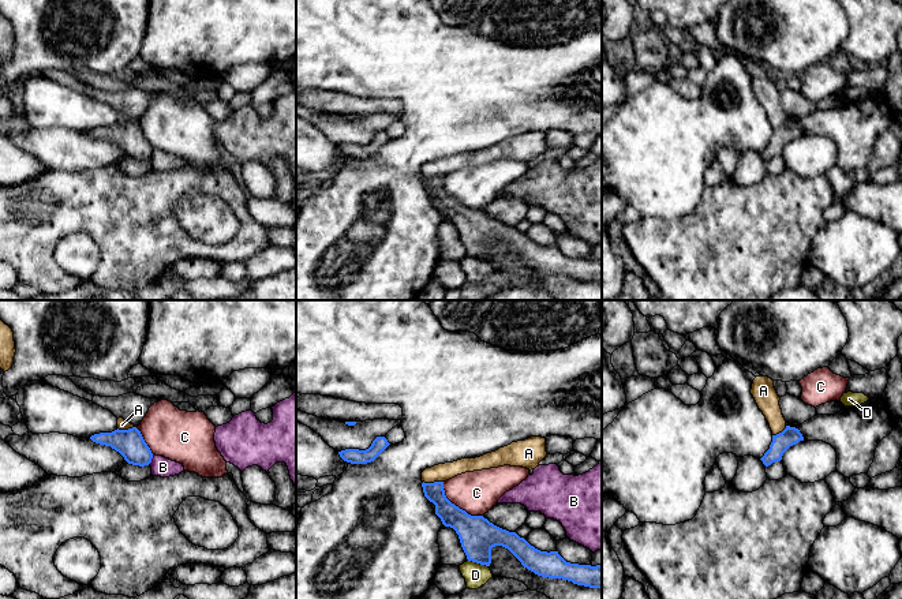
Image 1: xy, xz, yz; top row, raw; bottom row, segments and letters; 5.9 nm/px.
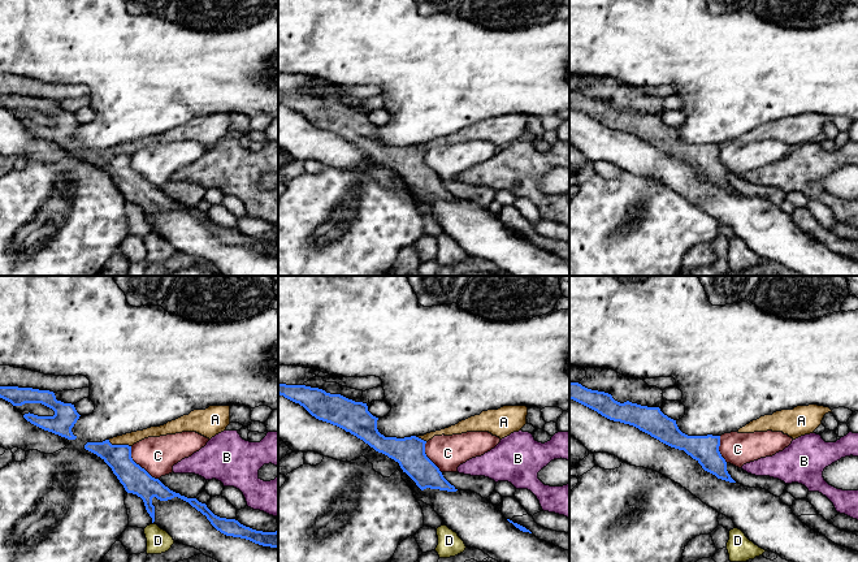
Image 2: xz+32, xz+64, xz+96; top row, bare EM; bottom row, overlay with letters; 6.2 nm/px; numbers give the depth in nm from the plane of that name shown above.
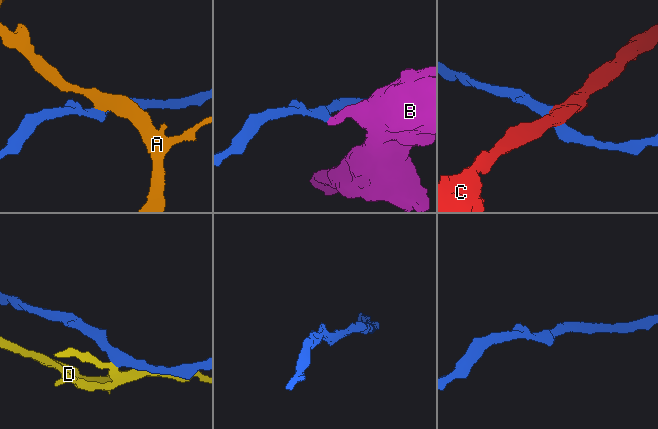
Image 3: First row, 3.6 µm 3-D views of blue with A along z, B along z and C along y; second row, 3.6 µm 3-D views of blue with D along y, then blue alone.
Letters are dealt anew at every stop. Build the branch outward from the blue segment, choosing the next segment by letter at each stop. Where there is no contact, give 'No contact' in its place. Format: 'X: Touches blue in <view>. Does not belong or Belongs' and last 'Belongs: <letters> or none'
A: Touches blue in xy. Does not belong
B: Touches blue in xy. Does not belong
C: Touches blue in xz. Does not belong
D: Touches blue in xz. Does not belong
Belongs: none

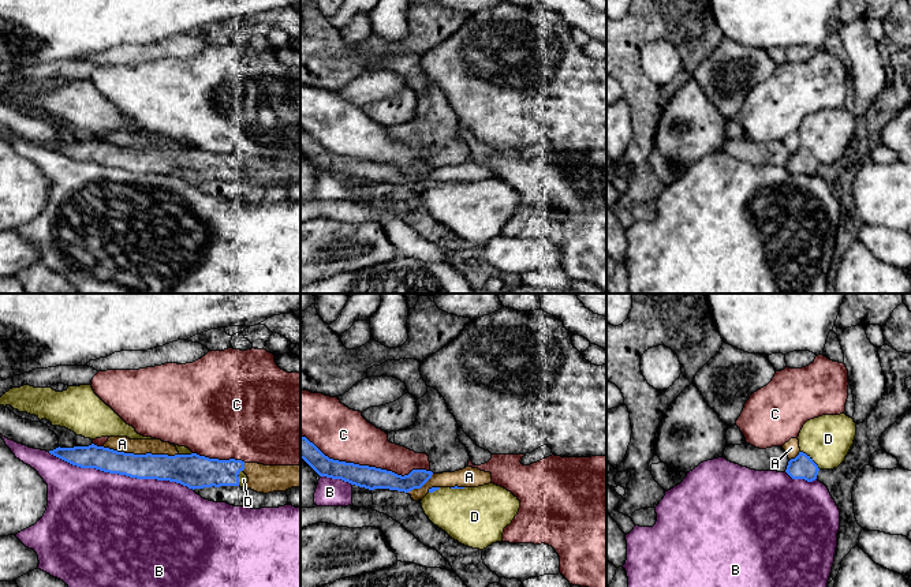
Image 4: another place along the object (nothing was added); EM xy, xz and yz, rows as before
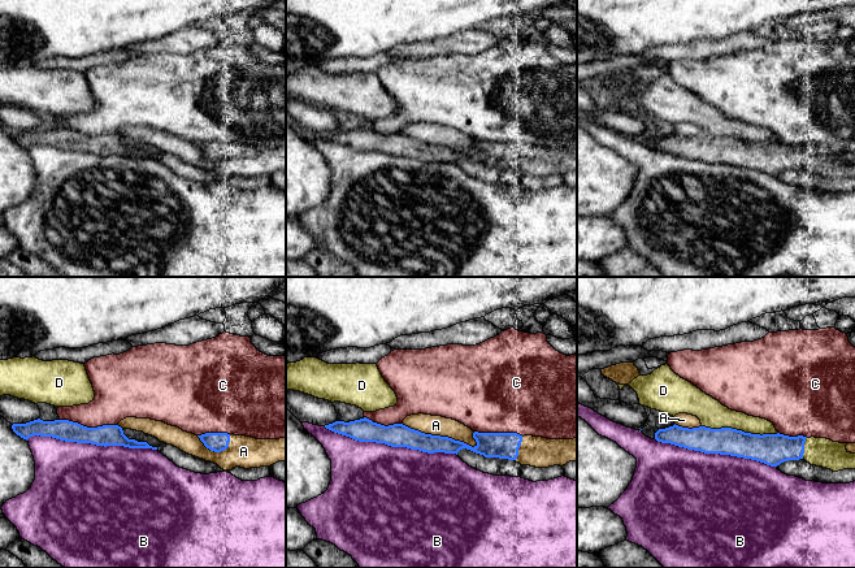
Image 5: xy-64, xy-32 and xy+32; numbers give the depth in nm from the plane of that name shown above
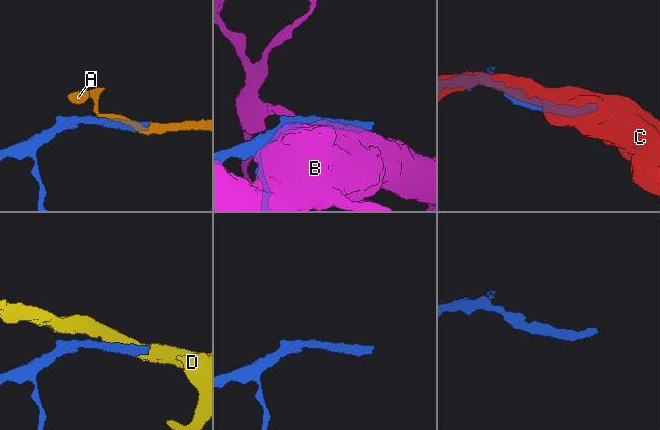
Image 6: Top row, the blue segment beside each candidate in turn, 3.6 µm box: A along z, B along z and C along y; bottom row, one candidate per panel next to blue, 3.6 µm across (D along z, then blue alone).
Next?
A: Touches blue in xy. Belongs
B: Touches blue in xy. Does not belong
C: Touches blue in xz. Does not belong
D: Touches blue in yz. Does not belong
Belongs: A

